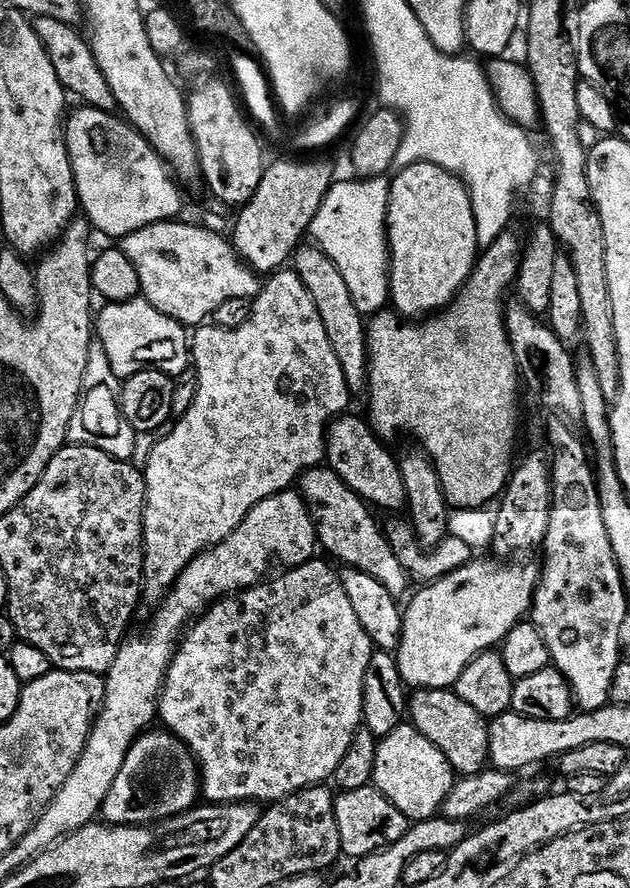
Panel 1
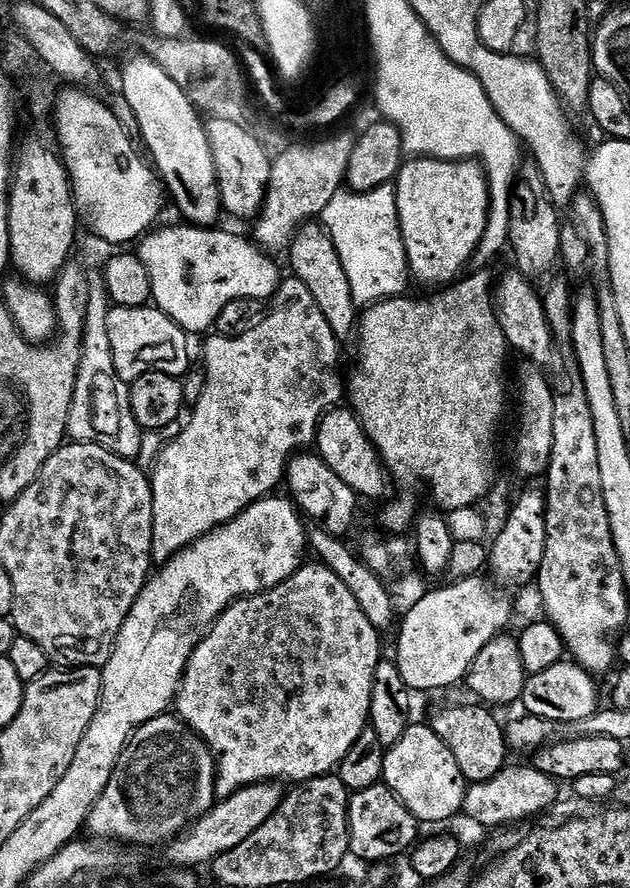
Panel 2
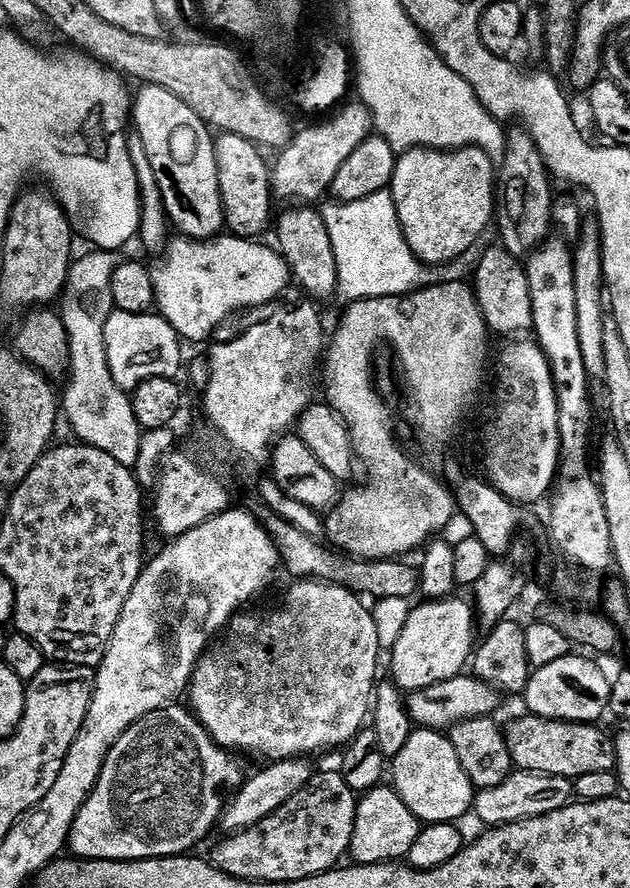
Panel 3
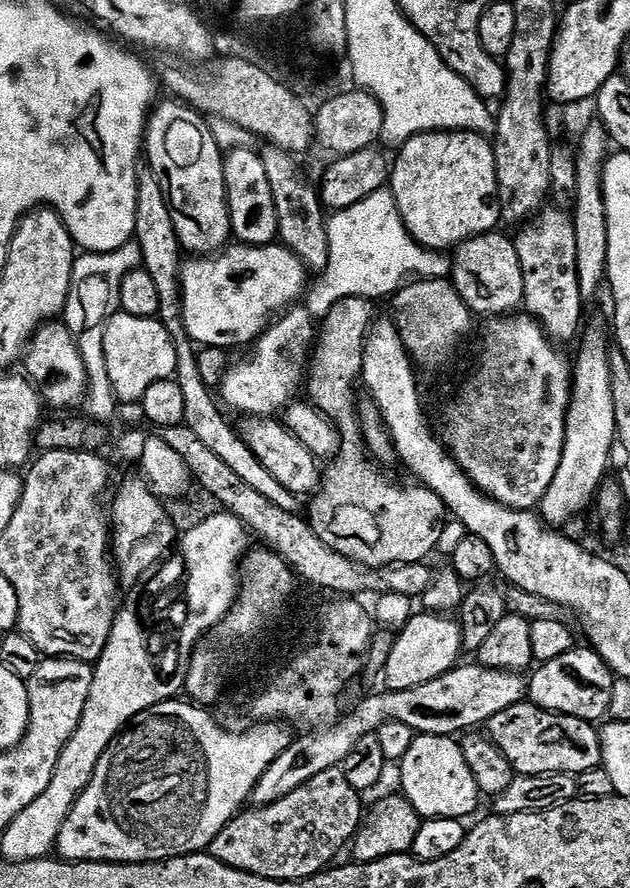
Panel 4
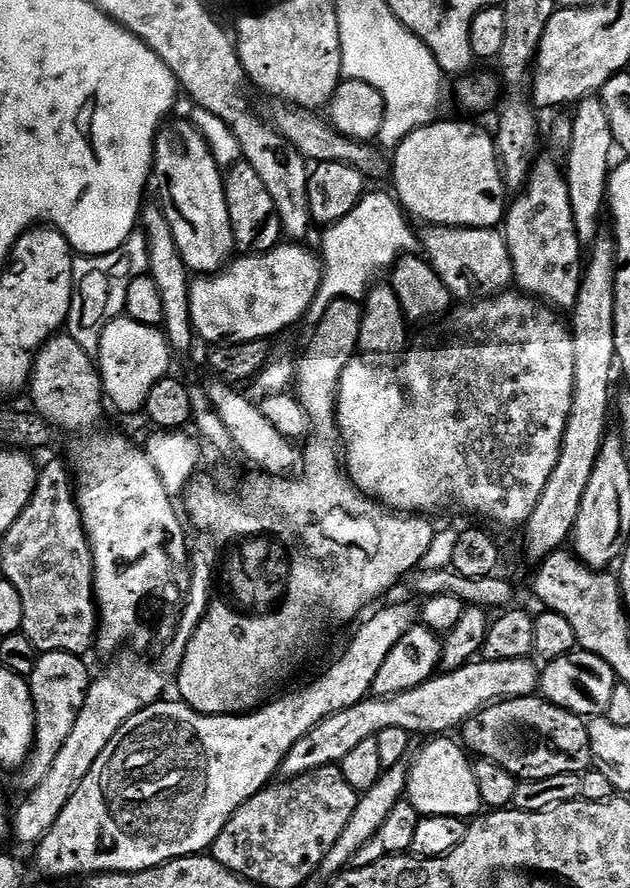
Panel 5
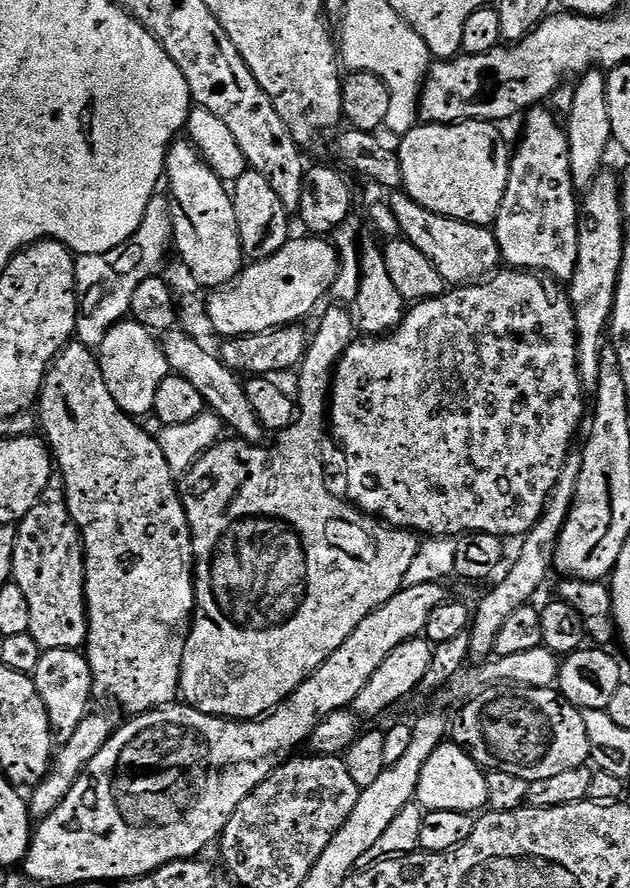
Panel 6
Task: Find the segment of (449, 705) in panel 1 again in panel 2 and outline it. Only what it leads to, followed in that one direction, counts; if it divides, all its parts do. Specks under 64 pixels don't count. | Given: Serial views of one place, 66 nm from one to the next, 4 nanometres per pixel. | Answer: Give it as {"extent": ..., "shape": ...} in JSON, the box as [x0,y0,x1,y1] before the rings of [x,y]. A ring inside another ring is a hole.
{"extent":[430,703,510,785],"shape":[[[471,703],[440,708],[430,717],[434,734],[438,734],[438,738],[442,738],[446,746],[450,746],[450,754],[454,754],[454,762],[458,762],[458,770],[462,770],[469,785],[494,778],[494,774],[501,772],[509,763],[508,756],[510,757],[506,728],[502,720],[500,724],[491,707]]]}

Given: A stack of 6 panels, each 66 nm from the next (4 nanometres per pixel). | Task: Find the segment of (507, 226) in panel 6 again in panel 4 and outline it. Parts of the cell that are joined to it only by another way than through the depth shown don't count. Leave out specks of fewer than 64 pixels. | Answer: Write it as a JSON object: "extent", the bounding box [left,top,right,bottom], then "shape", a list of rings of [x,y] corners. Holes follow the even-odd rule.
{"extent":[514,206,586,341],"shape":[[[548,206],[535,218],[527,221],[514,236],[518,258],[521,259],[522,275],[525,278],[525,298],[523,307],[527,315],[535,318],[553,341],[575,341],[581,335],[580,319],[584,316],[586,302],[578,286],[578,238],[574,234],[574,222],[563,207]]]}

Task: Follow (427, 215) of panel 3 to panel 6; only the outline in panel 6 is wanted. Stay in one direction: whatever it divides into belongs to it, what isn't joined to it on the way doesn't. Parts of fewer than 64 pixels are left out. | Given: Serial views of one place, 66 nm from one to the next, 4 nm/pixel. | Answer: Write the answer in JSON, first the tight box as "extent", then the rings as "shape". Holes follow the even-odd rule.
{"extent":[398,120,512,225],"shape":[[[463,120],[461,124],[424,122],[407,132],[399,141],[398,155],[408,196],[439,215],[491,225],[499,217],[512,178],[508,144],[496,128],[490,120]]]}

